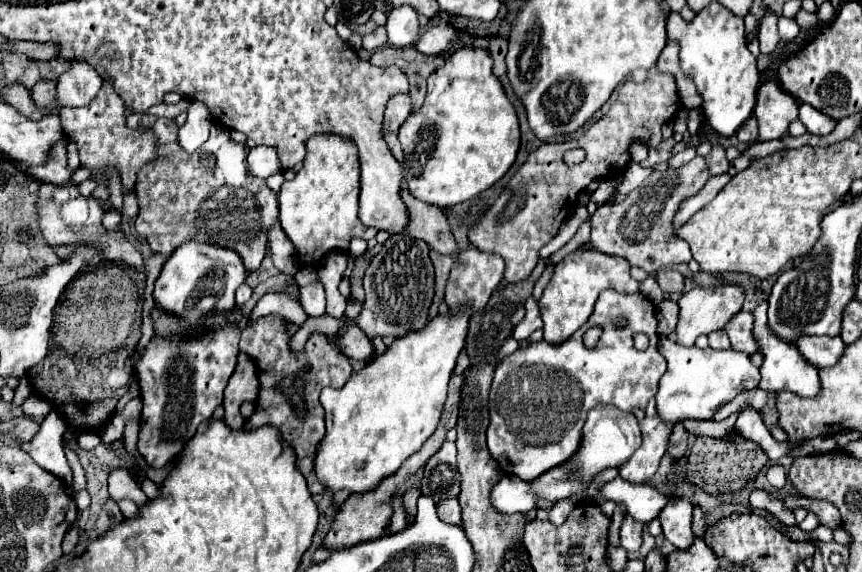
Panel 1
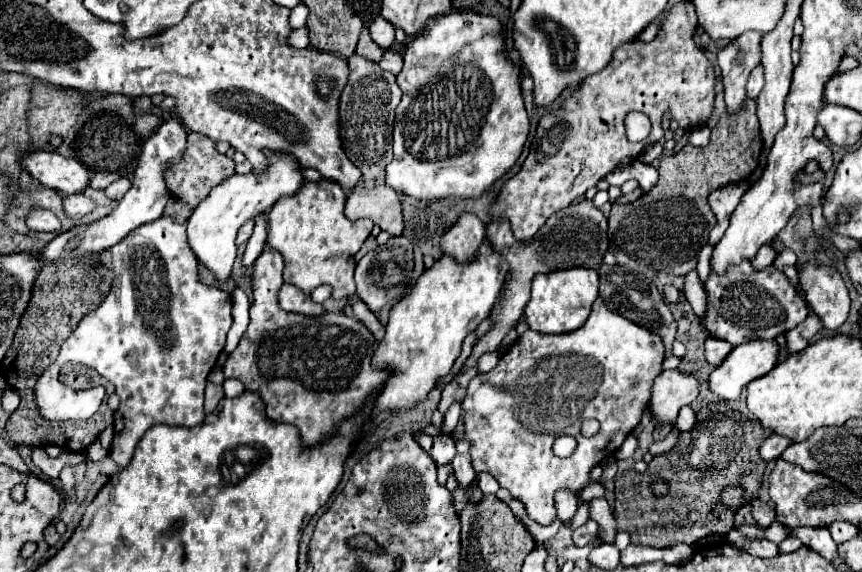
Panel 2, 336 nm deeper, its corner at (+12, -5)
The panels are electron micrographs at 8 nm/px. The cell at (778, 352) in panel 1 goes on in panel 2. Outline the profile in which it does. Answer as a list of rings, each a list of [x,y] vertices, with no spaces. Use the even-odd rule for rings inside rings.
[[[786,247],[786,249],[782,251],[782,255],[774,261],[774,267],[776,267],[778,271],[782,271],[784,265],[796,265],[796,255],[794,255],[794,251],[788,249],[788,247]]]

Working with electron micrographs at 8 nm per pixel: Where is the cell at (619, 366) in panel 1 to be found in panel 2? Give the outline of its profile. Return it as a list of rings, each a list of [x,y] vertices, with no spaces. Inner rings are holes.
[[[600,297],[592,305],[588,321],[572,333],[544,335],[528,329],[506,353],[502,353],[492,371],[476,375],[468,385],[468,393],[462,401],[466,421],[464,439],[474,443],[470,449],[474,469],[490,471],[500,487],[508,489],[524,503],[530,519],[540,525],[550,525],[556,517],[554,491],[558,487],[570,487],[578,495],[582,487],[590,483],[592,467],[596,467],[604,457],[616,453],[628,433],[638,425],[642,409],[650,399],[650,385],[654,385],[654,379],[662,371],[662,359],[664,345],[658,333],[650,333],[648,329],[626,321],[626,317],[608,311]],[[584,419],[596,419],[600,423],[600,431],[590,439],[580,435]],[[558,435],[574,435],[578,443],[574,453],[566,459],[552,453],[552,443]]]

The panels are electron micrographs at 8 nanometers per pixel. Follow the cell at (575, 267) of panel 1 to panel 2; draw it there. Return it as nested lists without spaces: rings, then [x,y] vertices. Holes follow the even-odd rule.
[[[574,267],[554,273],[540,273],[532,281],[532,297],[524,307],[530,329],[540,333],[570,333],[580,329],[588,315],[592,301],[598,297],[598,273],[594,269]]]

